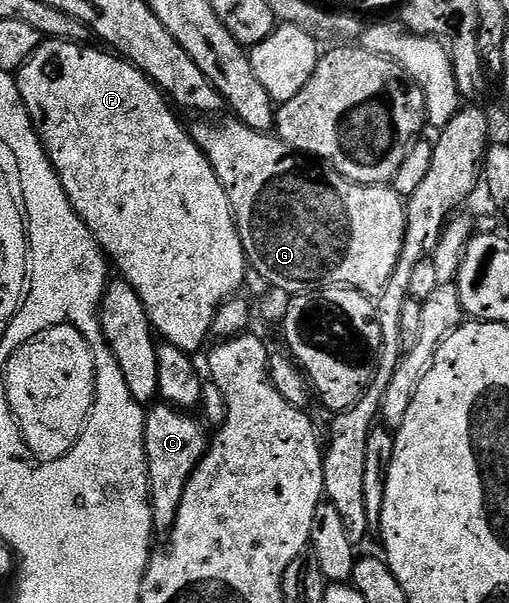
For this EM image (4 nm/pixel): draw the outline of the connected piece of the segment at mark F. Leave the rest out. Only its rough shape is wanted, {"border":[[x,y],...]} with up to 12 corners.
{"border":[[44,39],[19,93],[73,210],[188,354],[247,255],[134,64]]}

